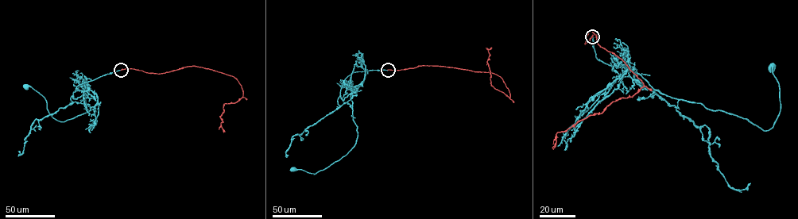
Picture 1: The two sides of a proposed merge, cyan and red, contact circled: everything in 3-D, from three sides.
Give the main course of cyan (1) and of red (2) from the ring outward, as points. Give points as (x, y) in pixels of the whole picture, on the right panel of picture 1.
1: (592, 36), (596, 58), (618, 74), (629, 69), (660, 92), (736, 115), (764, 131), (780, 112), (772, 67)
2: (592, 36), (585, 44), (590, 29), (598, 44), (619, 57), (643, 86), (558, 132), (552, 148)

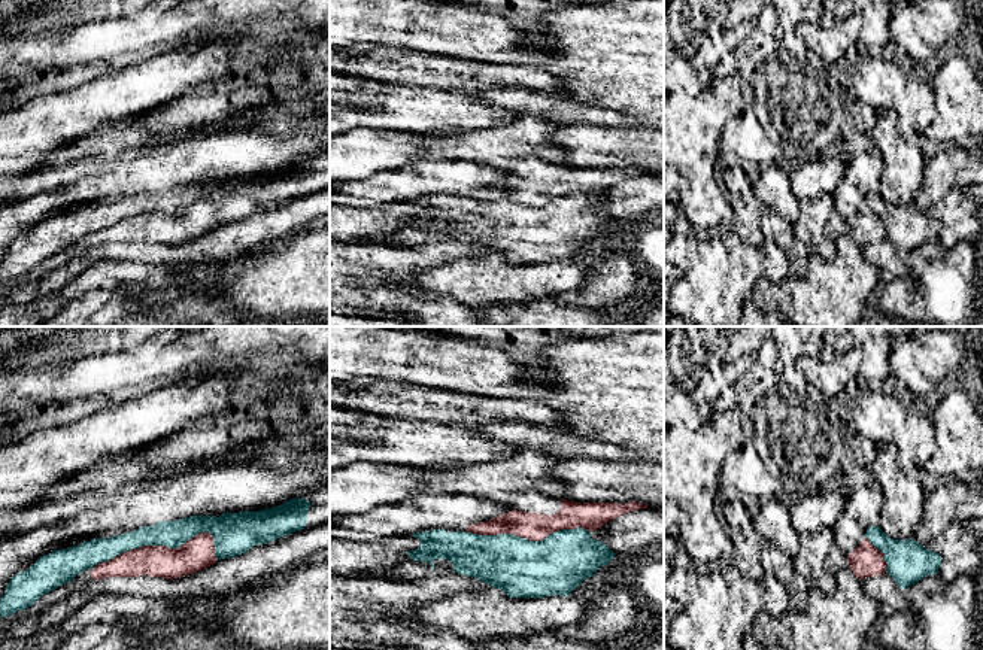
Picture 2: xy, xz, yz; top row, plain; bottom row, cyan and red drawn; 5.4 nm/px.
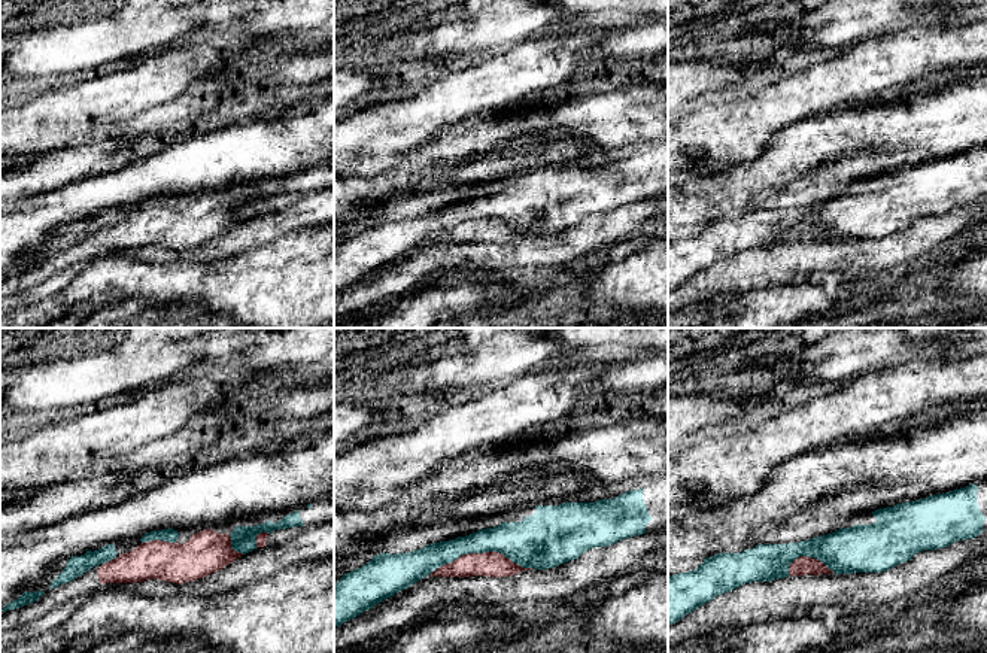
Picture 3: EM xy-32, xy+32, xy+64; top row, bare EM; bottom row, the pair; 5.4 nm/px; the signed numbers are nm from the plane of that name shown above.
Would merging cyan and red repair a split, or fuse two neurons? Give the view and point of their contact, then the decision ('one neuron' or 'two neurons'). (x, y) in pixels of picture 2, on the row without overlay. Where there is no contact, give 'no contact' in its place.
xy (169, 213) | two neurons

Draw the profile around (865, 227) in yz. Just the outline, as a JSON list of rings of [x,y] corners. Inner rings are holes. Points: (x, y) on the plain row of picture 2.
[[[864,204],[849,221],[846,221],[840,213],[832,212],[825,225],[825,234],[835,240],[844,233],[849,233],[861,246],[886,239],[883,219],[876,215],[868,204]]]

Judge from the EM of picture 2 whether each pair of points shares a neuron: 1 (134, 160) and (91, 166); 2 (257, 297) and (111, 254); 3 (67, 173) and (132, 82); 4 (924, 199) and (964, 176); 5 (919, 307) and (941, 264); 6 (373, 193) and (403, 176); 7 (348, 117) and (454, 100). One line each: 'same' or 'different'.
1: different
2: different
3: different
4: same
5: same
6: same
7: same

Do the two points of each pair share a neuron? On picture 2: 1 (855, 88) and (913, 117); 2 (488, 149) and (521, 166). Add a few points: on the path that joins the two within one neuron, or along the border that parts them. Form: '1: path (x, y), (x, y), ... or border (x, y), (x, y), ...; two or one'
1: path (870, 88), (885, 88), (898, 102); one
2: border (545, 160), (524, 157), (490, 164); two

